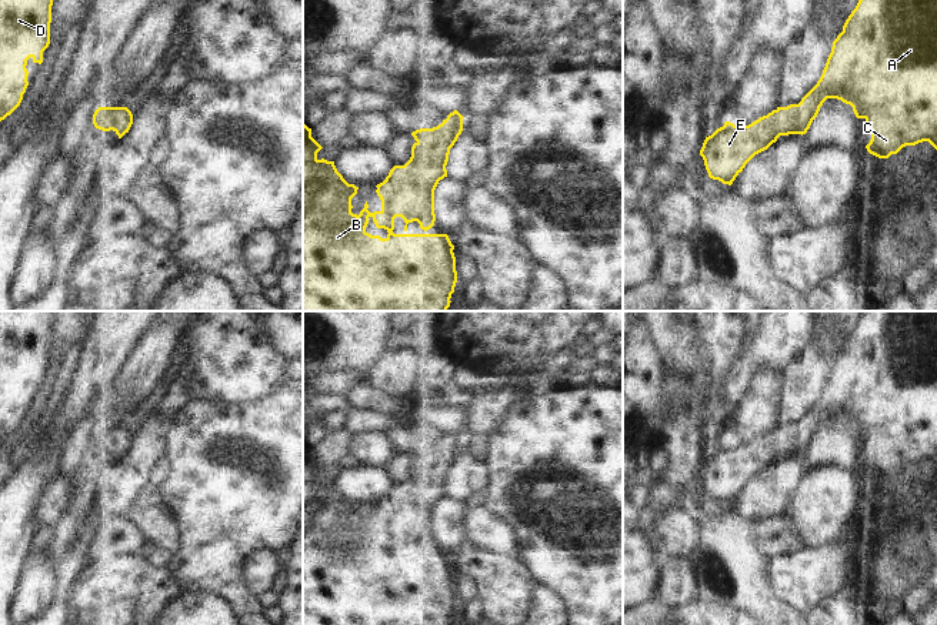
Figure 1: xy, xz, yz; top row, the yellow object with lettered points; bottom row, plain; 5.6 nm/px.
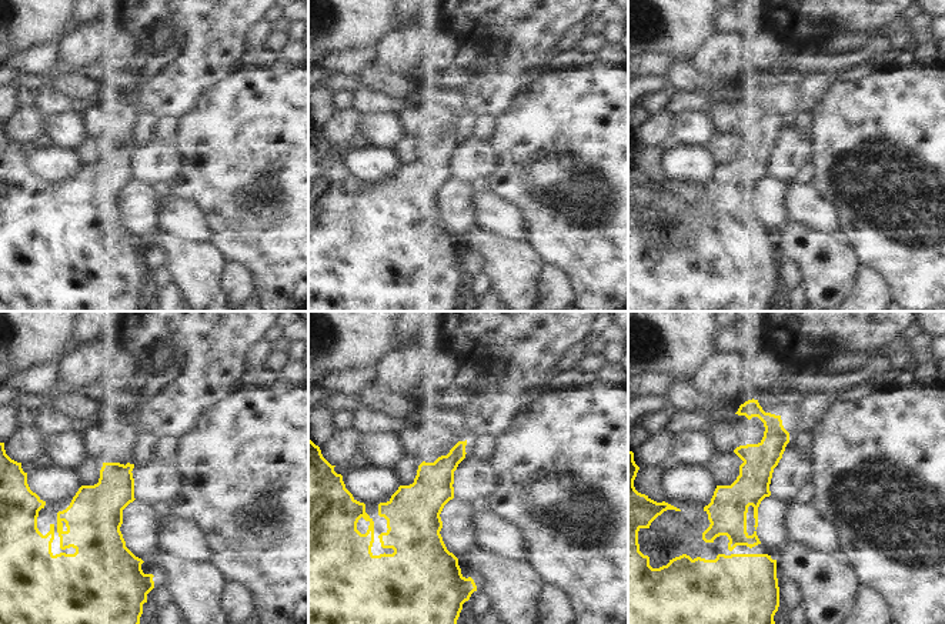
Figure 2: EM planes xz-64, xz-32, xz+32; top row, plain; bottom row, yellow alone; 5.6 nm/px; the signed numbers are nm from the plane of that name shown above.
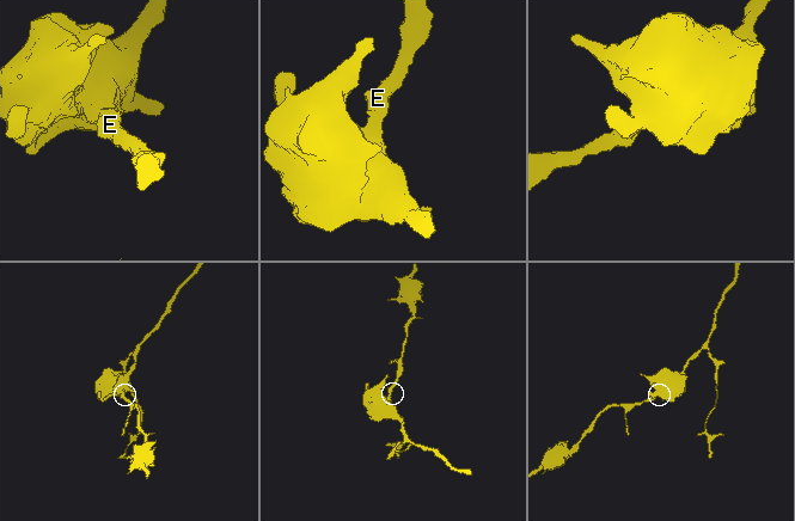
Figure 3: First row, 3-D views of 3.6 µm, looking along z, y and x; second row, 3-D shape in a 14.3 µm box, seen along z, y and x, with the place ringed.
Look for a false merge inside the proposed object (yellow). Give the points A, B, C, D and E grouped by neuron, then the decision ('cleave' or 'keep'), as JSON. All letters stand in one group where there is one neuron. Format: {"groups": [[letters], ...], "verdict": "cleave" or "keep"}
{"groups": [["A", "B", "C", "D", "E"]], "verdict": "keep"}

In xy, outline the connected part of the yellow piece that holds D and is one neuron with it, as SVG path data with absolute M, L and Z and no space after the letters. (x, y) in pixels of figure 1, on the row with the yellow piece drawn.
M0 0L0 121L21 103L29 86L27 60L43 63L43 51L50 44L53 0Z

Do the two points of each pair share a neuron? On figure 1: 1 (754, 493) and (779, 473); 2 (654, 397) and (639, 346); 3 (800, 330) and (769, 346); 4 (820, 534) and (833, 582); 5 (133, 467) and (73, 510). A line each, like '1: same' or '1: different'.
1: same
2: same
3: same
4: different
5: different

